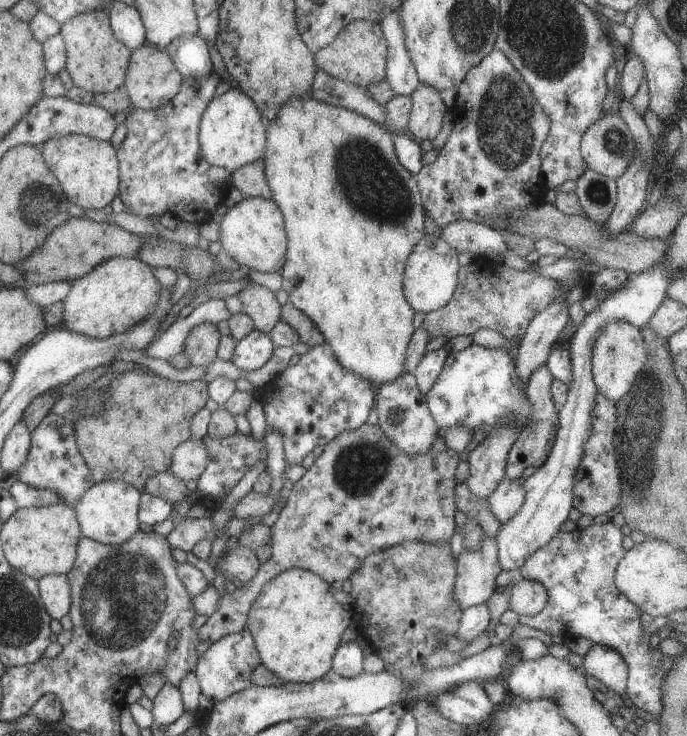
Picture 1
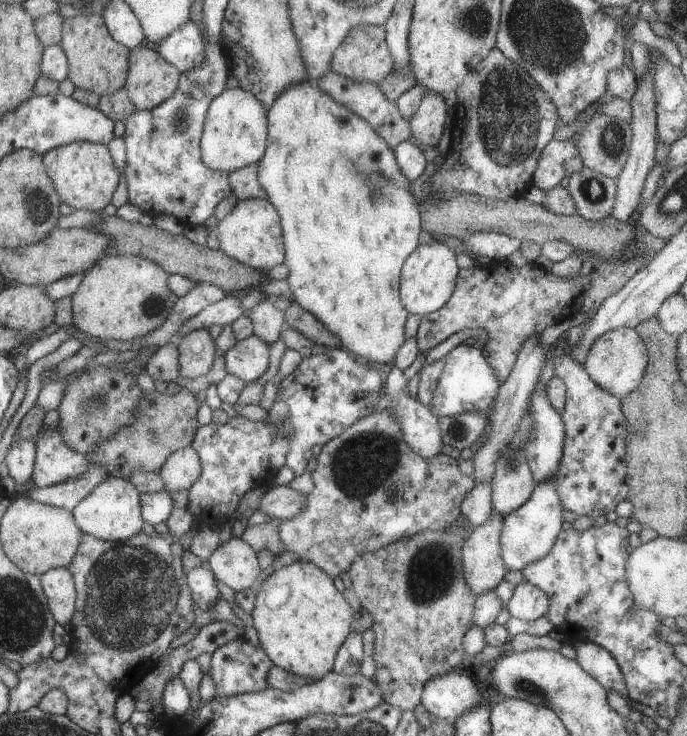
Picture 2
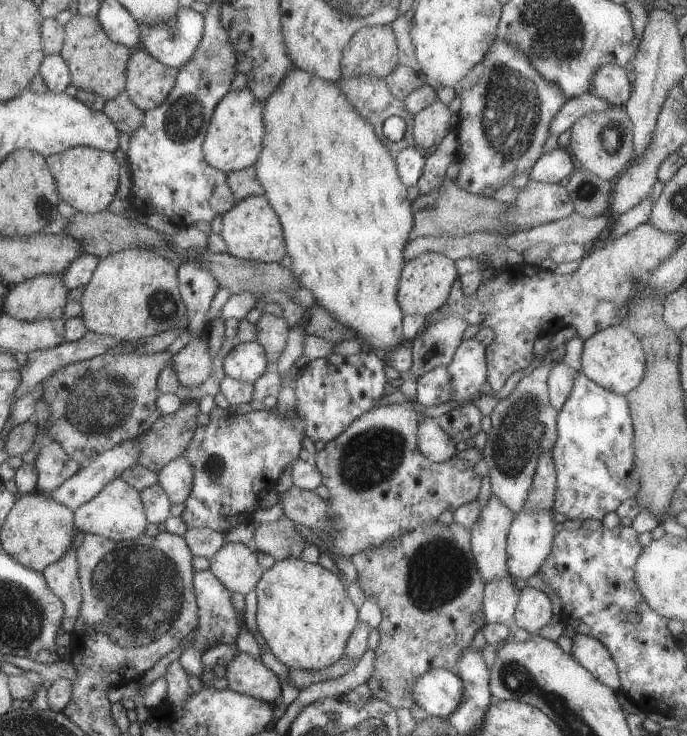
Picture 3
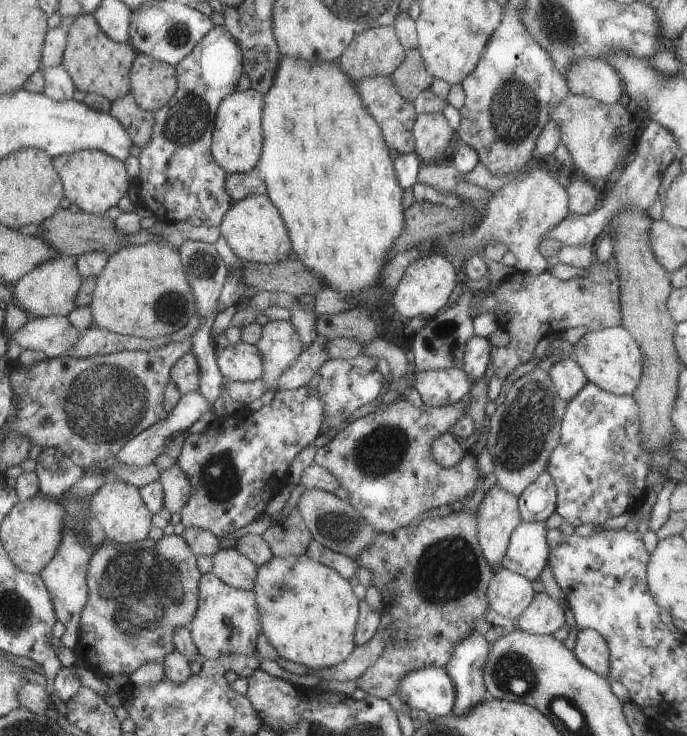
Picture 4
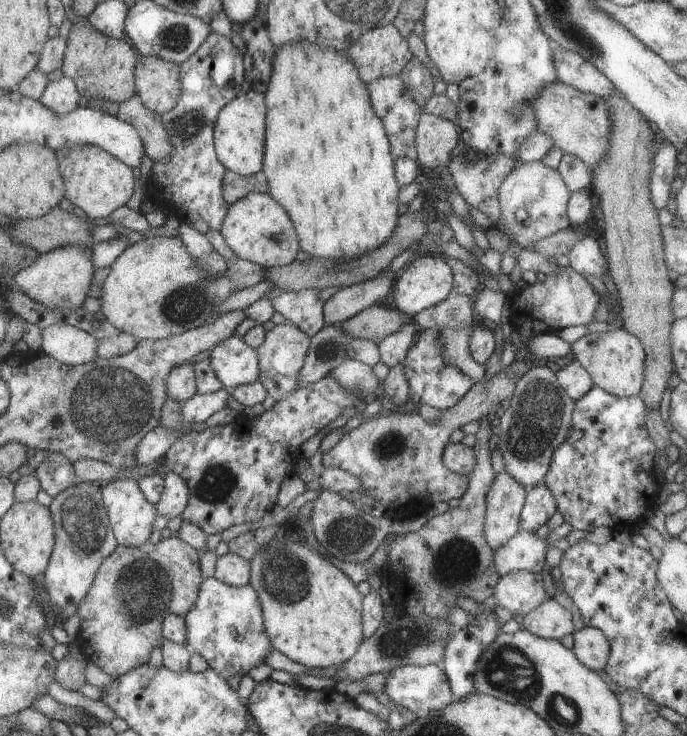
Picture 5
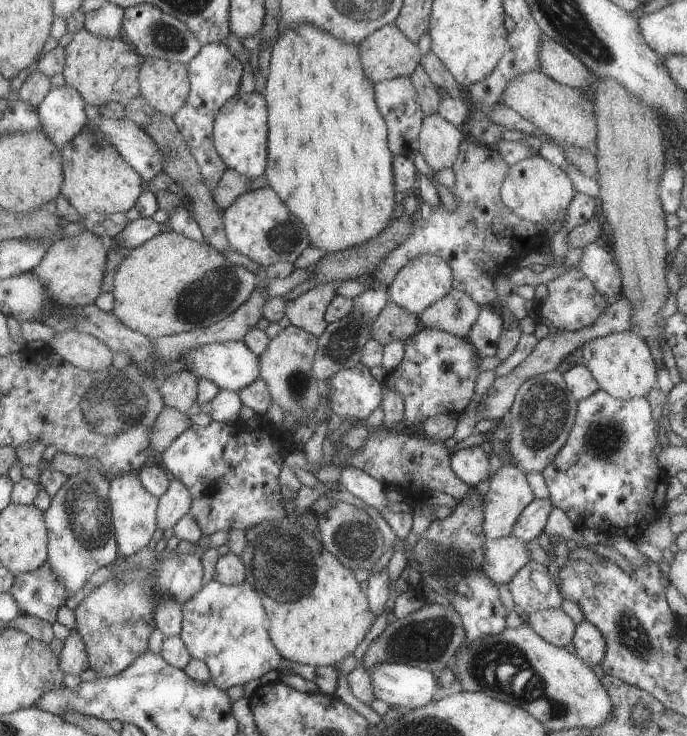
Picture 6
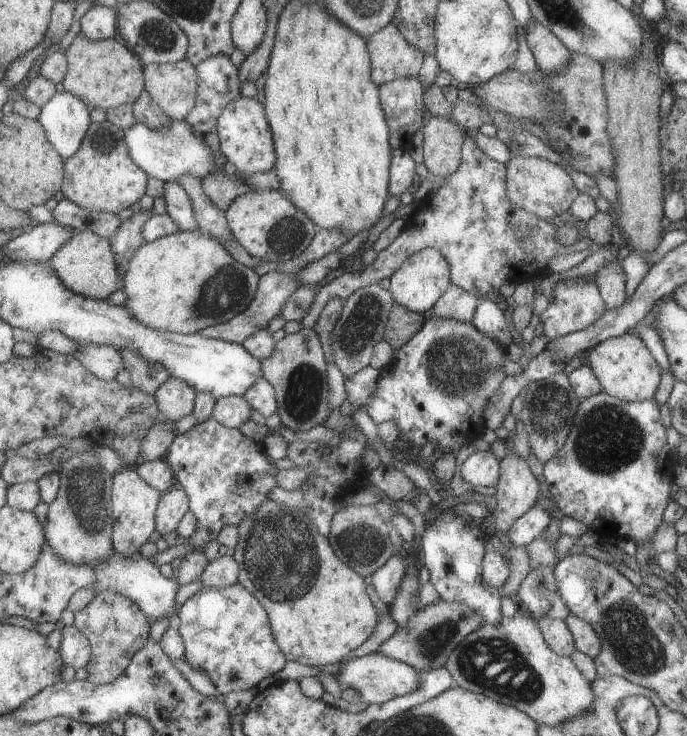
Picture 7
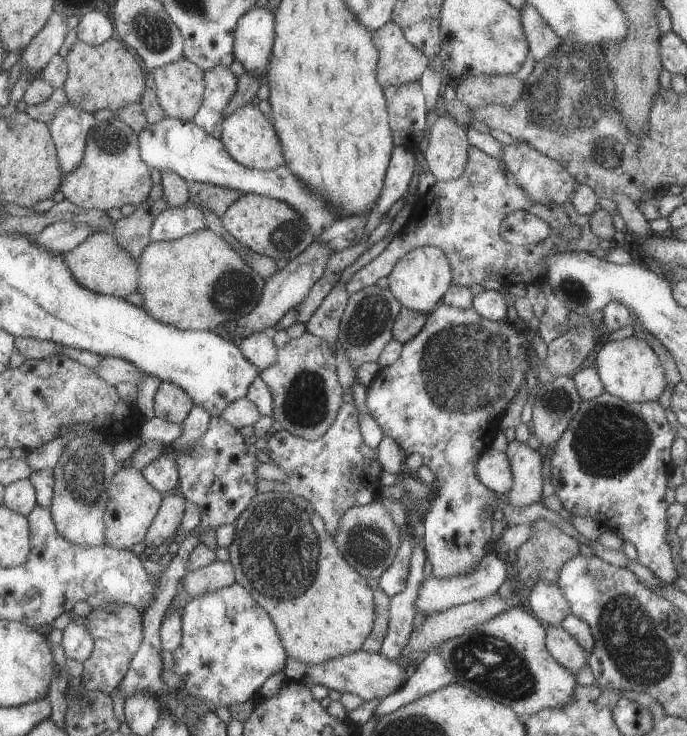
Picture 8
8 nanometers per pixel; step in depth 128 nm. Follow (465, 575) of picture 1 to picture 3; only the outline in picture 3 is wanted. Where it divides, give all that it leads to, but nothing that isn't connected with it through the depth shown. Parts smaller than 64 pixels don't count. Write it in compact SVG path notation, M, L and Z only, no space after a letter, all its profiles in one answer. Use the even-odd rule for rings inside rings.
M493 494L481 508L477 521L470 529L474 562L476 562L478 572L486 583L494 578L504 578L509 574L506 550L508 529L516 517L517 513L512 512L508 506L504 506L504 502L500 502L500 498Z

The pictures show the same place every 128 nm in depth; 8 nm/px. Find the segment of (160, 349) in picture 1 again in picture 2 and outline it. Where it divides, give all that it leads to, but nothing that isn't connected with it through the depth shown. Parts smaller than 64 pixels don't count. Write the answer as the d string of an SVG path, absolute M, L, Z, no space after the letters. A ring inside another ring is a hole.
M232 294L208 305L196 316L186 320L184 326L179 329L179 333L185 335L194 329L208 329L212 324L231 325L243 315L243 309L237 296Z

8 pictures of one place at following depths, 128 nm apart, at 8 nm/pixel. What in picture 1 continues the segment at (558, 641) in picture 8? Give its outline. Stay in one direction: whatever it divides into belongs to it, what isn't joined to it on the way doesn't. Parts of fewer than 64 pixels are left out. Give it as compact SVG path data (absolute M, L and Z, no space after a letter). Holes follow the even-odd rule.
M518 577L509 592L509 609L519 616L534 616L548 604L547 590L540 582Z

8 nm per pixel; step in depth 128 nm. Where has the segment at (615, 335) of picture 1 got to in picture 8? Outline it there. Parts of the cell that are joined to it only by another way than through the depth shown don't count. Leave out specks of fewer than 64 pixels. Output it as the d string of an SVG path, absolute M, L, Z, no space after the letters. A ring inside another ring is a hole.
M634 336L609 341L596 354L596 368L604 390L629 403L657 401L668 385L666 372L648 342Z

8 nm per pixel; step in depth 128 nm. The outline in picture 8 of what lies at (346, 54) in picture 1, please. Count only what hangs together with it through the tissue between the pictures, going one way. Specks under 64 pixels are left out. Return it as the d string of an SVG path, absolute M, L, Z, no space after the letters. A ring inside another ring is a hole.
M390 20L372 33L372 40L379 52L376 78L380 86L420 81L431 60L406 40L400 26Z

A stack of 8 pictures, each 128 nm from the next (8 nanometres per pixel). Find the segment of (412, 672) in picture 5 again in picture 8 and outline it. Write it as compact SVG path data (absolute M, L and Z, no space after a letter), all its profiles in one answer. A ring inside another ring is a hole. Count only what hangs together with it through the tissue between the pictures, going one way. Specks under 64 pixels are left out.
M360 649L326 662L320 662L320 664L304 664L300 660L288 657L283 671L287 680L303 682L308 686L320 684L330 690L336 690L340 694L356 694L368 702L374 698L384 699L389 694L396 692L408 680L411 670L404 670L394 660L388 660L380 653L371 653Z

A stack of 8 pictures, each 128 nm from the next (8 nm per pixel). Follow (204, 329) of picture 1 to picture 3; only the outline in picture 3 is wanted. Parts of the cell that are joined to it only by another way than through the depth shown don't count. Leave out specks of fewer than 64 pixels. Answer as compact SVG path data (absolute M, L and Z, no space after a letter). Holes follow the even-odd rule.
M207 338L190 339L189 343L173 355L172 366L181 386L197 391L210 376L214 375Z

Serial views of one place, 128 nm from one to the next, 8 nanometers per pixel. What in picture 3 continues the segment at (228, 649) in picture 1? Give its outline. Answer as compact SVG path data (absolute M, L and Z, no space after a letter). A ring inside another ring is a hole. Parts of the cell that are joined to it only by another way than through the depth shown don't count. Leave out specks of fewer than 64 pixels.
M238 651L238 656L225 667L227 688L231 691L247 694L272 706L280 702L282 696L280 680L262 663L262 659Z

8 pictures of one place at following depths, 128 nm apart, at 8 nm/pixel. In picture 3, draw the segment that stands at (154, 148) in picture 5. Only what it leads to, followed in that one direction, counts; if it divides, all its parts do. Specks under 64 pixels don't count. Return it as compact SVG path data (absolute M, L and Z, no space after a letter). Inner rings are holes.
M124 90L116 98L105 99L104 114L114 122L119 132L132 134L144 122L144 111L138 108Z

